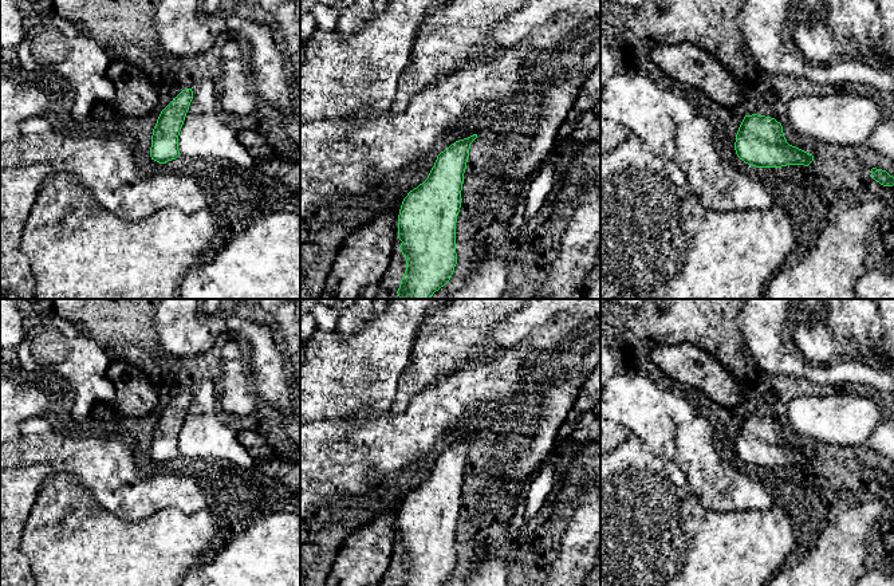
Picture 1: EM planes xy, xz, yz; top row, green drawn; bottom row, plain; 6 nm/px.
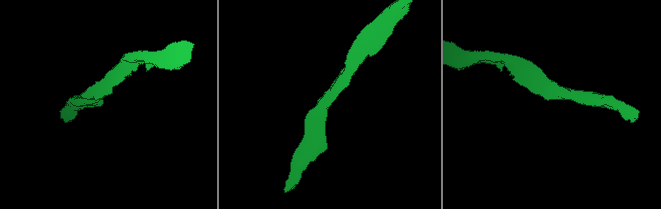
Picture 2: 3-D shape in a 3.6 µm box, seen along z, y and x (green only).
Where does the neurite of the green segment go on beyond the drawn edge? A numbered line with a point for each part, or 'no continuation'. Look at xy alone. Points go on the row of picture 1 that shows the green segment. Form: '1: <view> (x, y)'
no continuation

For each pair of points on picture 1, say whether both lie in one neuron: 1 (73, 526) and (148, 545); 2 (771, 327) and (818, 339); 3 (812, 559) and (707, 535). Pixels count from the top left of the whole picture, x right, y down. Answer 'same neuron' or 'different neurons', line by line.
1: same neuron
2: different neurons
3: different neurons

